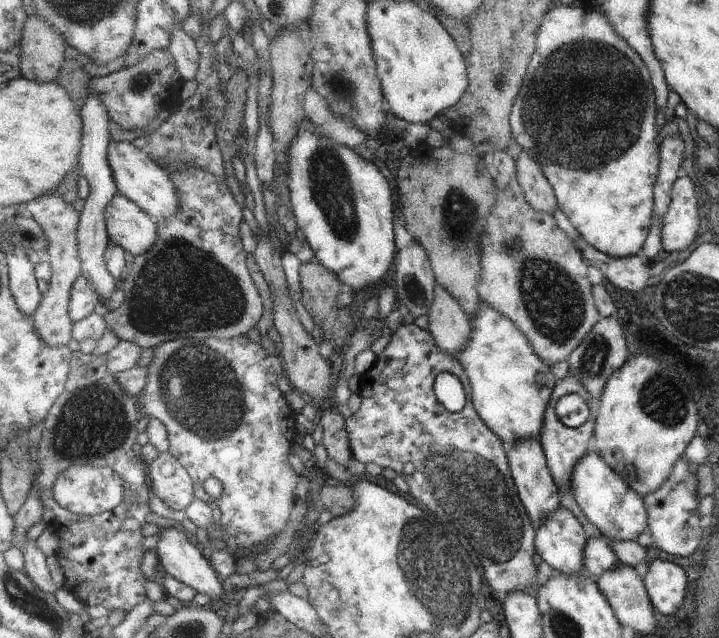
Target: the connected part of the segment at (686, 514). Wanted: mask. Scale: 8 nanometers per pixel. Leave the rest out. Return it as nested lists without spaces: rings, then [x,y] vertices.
[[[684,455],[679,456],[674,468],[671,468],[671,475],[653,494],[647,494],[644,501],[648,510],[649,532],[653,540],[653,546],[667,554],[687,558],[695,552],[699,544],[699,528],[697,522],[697,502],[693,498],[693,486],[697,476],[693,476],[693,470],[687,466]]]

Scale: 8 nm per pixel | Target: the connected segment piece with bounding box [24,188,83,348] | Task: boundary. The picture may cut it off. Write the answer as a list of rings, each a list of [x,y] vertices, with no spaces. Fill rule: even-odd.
[[[51,190],[41,198],[33,198],[25,205],[24,213],[32,216],[39,222],[39,226],[45,230],[47,235],[46,259],[52,264],[53,278],[47,296],[42,297],[38,309],[34,314],[35,328],[37,336],[41,336],[51,348],[61,348],[71,342],[72,330],[74,327],[71,314],[69,314],[69,304],[71,304],[71,294],[75,281],[83,275],[82,262],[79,258],[79,238],[77,231],[81,224],[81,205],[69,204],[59,194],[59,190]]]

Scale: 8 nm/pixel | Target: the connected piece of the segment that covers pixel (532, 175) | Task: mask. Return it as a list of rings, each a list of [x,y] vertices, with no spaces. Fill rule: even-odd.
[[[524,149],[520,152],[516,165],[518,181],[522,184],[527,200],[535,206],[535,210],[543,210],[552,215],[559,208],[559,201],[543,168]]]

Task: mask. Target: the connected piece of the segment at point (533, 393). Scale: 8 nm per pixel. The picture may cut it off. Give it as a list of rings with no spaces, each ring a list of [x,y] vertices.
[[[481,302],[473,314],[472,325],[471,340],[456,359],[470,380],[475,410],[508,448],[517,440],[523,442],[523,438],[540,438],[545,412],[557,386],[553,370],[535,352],[518,325],[487,302]]]

